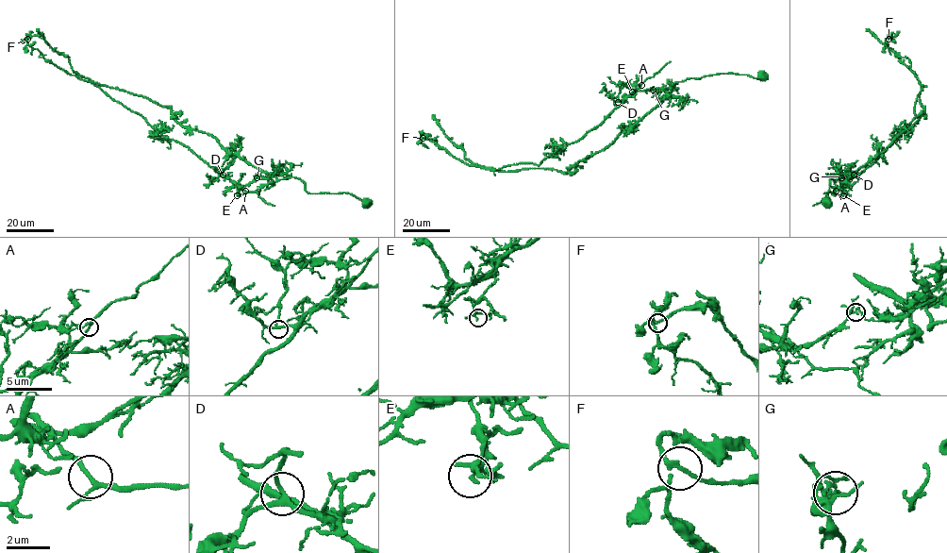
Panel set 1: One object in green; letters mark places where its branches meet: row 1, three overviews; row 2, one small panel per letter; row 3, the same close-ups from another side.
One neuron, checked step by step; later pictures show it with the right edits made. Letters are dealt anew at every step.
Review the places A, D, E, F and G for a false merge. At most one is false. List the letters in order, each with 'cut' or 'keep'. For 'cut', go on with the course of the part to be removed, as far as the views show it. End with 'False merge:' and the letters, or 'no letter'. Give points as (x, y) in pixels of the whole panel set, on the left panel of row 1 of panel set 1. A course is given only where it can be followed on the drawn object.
A: keep
D: keep
E: keep
F: keep
G: cut | (257, 177), (242, 186), (234, 184), (98, 87), (45, 59), (25, 39), (41, 37)
False merge: G

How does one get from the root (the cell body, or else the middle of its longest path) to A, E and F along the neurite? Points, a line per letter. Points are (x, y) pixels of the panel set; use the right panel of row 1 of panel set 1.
A: (826, 203), (830, 200), (824, 193), (829, 190), (829, 177), (836, 180), (839, 175), (842, 186), (836, 191)
E: (826, 203), (829, 177), (839, 175), (842, 186), (847, 185), (843, 195)
F: (826, 203), (829, 177), (839, 175), (844, 185), (873, 163), (916, 117), (921, 83), (886, 44), (888, 39)

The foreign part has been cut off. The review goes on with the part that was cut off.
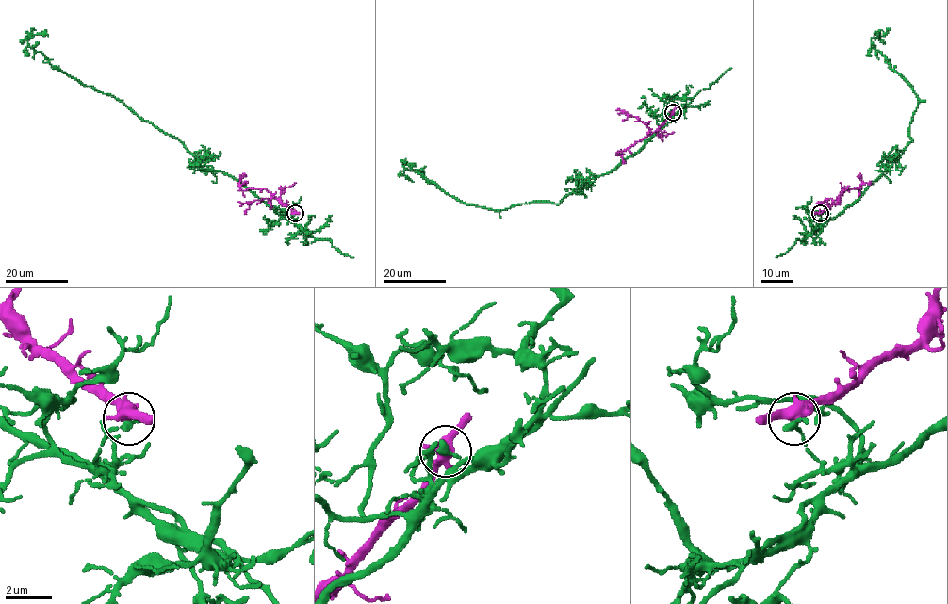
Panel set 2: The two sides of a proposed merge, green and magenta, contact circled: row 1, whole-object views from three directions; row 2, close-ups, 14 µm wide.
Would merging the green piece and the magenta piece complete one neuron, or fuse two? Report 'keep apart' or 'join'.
keep apart

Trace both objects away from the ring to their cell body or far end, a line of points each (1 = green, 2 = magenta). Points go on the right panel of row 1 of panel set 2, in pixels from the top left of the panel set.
1: (820, 213), (831, 220), (849, 207), (911, 140), (916, 95), (872, 46), (871, 38), (878, 35), (874, 36)
2: (820, 213), (835, 204), (847, 188), (858, 190), (861, 182), (859, 172)

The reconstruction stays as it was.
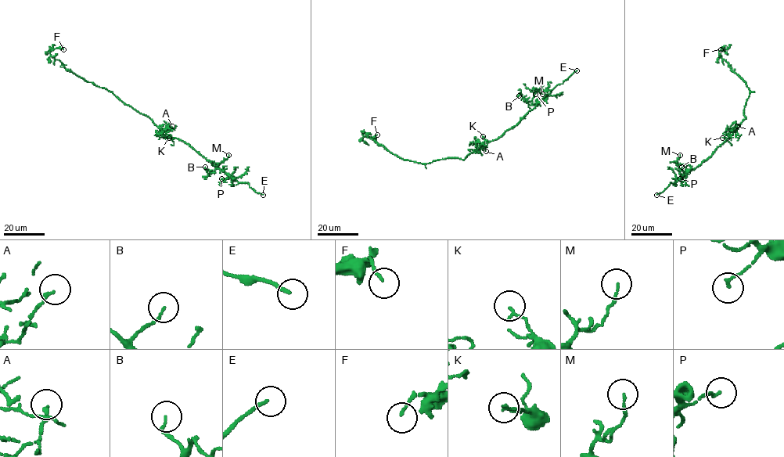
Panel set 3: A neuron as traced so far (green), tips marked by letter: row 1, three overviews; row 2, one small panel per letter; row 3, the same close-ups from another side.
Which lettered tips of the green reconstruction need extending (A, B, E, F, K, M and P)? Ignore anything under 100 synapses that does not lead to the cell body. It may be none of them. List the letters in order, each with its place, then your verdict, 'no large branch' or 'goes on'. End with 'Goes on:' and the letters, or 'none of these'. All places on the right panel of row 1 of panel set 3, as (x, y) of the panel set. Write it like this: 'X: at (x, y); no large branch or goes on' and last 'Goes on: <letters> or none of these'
A: at (737, 126); no large branch
B: at (681, 167); no large branch
E: at (656, 195); goes on
F: at (721, 49); no large branch
K: at (722, 138); no large branch
M: at (680, 155); no large branch
P: at (680, 178); no large branch
Goes on: E

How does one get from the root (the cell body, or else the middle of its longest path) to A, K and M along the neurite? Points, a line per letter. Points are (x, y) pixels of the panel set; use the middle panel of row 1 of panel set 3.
A: (467, 155), (480, 145), (486, 151)
K: (467, 155), (481, 145), (485, 139), (483, 136)
M: (467, 155), (512, 128), (535, 106), (531, 104), (534, 91), (542, 94)

